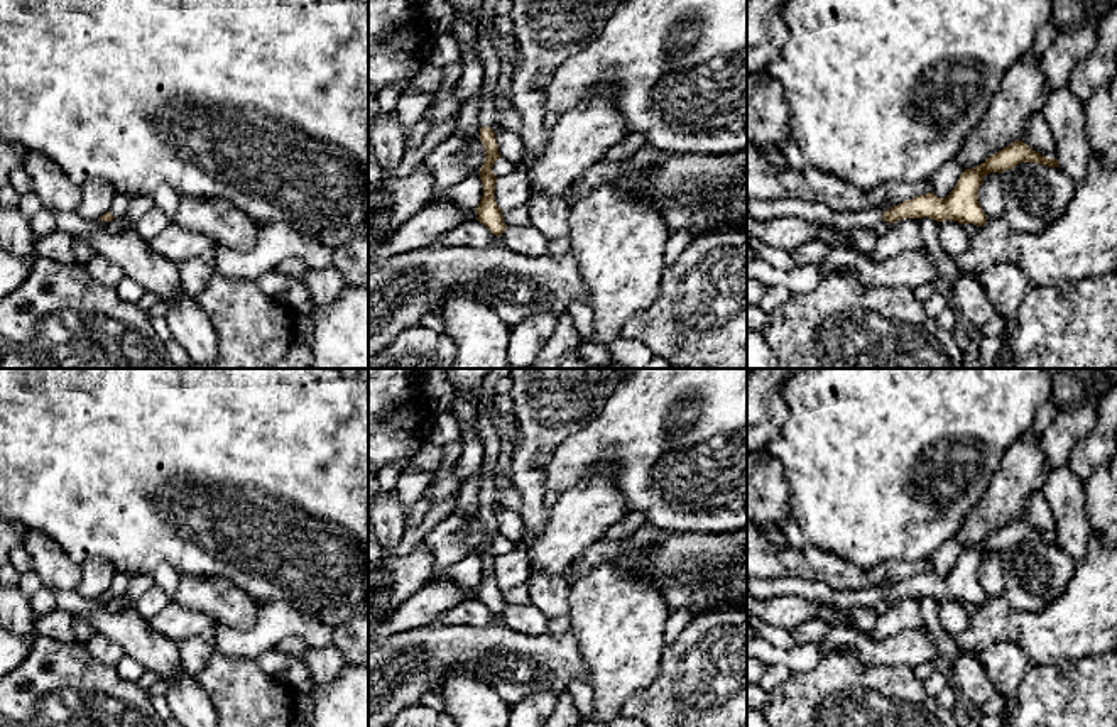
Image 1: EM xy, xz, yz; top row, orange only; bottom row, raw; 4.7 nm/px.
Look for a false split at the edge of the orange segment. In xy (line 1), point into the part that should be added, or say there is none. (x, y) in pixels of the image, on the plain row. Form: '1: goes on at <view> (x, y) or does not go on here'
1: does not go on here

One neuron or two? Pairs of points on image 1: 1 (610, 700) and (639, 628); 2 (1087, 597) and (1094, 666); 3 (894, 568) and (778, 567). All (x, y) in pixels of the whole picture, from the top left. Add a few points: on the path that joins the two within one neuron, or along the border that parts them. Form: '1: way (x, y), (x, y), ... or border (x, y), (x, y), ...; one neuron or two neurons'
1: way (612, 682), (622, 661), (622, 646); one neuron
2: border (1099, 653), (1089, 653), (1053, 665); two neurons
3: way (866, 577), (845, 577), (827, 567), (806, 567); one neuron

